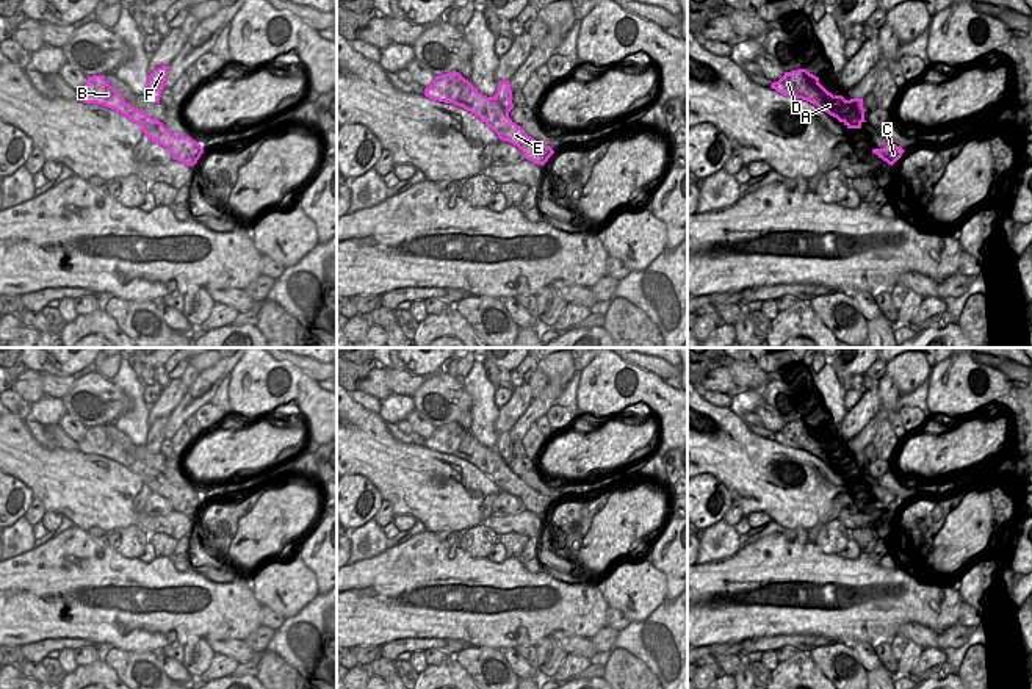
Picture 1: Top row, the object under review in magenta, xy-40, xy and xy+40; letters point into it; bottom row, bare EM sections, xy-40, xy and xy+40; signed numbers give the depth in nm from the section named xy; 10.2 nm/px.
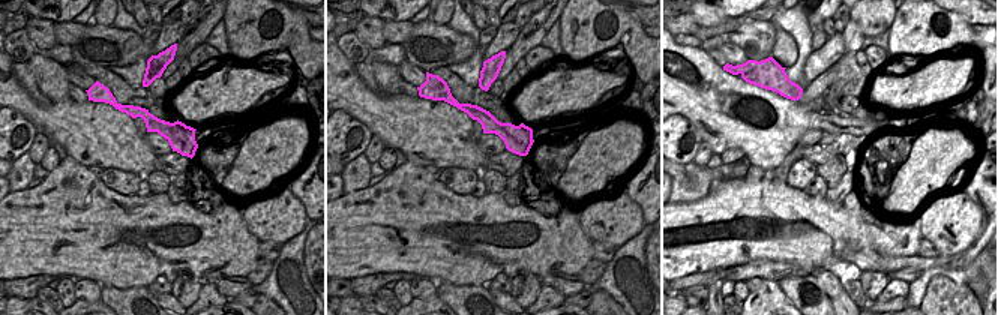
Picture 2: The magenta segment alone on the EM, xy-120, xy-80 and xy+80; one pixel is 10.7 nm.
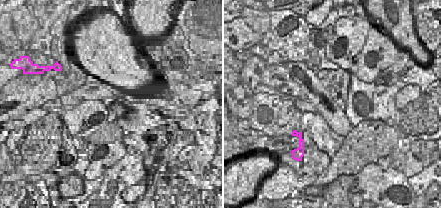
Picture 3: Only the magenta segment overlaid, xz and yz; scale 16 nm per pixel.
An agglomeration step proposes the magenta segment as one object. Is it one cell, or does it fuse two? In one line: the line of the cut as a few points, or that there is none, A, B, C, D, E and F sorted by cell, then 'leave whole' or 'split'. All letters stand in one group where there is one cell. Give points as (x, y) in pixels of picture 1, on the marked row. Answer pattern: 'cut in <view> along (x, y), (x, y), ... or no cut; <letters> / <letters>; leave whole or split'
cut in xy+40 along (849, 101), (863, 118); A B C D E / F; split

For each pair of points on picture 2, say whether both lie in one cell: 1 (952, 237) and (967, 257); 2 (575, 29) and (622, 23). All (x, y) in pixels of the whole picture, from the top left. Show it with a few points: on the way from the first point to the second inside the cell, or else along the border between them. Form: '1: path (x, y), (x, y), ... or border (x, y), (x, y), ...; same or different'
1: border (982, 219), (977, 236), (964, 249), (938, 257); different
2: path (587, 29), (610, 29); same

